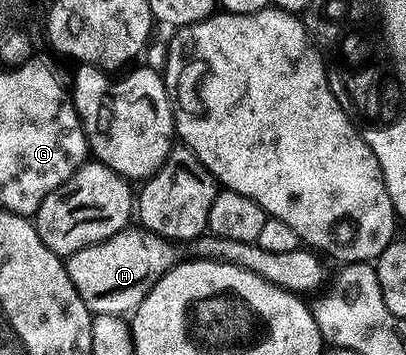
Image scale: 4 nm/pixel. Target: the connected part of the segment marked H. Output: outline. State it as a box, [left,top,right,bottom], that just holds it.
[66,227,178,315]

